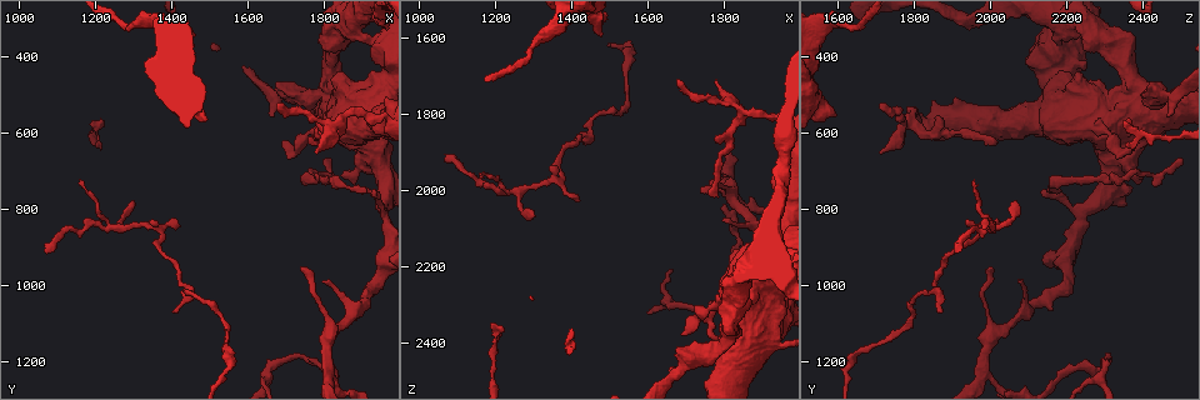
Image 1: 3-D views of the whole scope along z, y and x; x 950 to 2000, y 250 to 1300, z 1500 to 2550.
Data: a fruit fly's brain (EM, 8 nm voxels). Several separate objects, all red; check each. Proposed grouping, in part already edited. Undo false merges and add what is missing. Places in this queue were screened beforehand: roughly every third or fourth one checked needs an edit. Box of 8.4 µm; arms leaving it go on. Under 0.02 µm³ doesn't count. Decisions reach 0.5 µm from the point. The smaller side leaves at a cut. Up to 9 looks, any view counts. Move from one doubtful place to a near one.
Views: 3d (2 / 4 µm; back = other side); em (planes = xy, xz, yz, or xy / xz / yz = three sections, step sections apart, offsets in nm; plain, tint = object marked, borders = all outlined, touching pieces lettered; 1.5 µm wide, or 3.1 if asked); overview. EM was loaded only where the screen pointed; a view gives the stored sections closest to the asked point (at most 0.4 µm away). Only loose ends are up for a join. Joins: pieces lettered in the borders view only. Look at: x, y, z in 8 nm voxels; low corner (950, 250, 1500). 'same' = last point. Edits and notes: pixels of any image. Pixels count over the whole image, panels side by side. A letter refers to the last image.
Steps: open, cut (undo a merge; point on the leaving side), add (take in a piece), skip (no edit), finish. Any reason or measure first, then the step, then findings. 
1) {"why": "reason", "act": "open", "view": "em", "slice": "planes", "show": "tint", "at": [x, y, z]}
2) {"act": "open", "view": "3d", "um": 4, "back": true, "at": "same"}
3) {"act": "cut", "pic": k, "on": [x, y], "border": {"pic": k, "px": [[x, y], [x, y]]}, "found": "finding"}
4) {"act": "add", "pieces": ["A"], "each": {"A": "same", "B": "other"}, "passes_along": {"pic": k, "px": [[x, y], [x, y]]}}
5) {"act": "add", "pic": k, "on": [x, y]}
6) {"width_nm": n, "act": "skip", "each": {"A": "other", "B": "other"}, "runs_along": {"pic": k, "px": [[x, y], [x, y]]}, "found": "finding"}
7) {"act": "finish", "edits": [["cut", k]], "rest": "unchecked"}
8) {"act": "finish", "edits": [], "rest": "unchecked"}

{"why": "branch stops here", "act": "open", "view": "em", "slice": "xy", "step": 8, "show": "borders", "at": [1070, 905, 1910]}

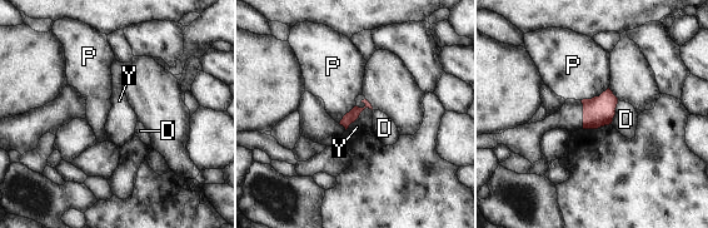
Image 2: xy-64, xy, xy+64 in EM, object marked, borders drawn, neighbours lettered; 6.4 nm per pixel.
{"why": "cut it another way", "act": "open", "view": "em", "slice": "planes", "show": "borders", "at": "same"}

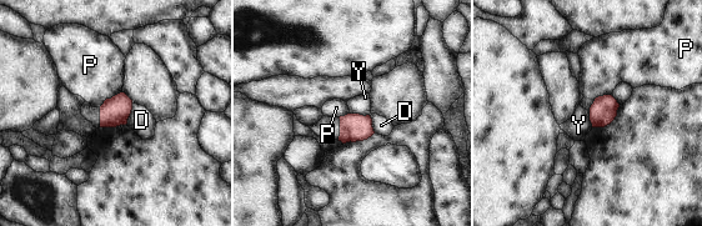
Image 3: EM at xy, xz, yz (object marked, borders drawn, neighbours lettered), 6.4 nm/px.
{"width_nm": 170, "act": "skip", "each": {"D": "other", "P": "other", "Y": "other"}, "border": {"pic": 3, "px": [[611, 94], [597, 96], [588, 110]]}, "found": "no lettered piece goes on from it"}

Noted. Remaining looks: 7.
{"why": "an open end", "act": "open", "view": "em", "slice": "planes", "show": "borders", "at": [1480, 555, 1585]}

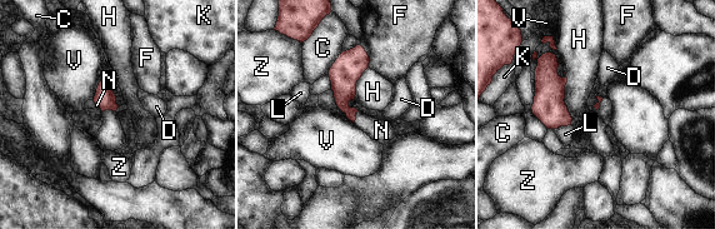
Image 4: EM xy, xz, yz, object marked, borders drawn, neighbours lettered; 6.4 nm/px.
{"longest_contact_nm": ["H", 360], "act": "add", "pieces": ["N"], "each": {"C": "other", "D": "other", "F": "other", "H": "other", "K": "other", "L": "other", "N": "same", "V": "other", "Z": "other"}, "found": "it goes on there"}

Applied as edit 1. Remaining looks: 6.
{"act": "open", "view": "overview"}

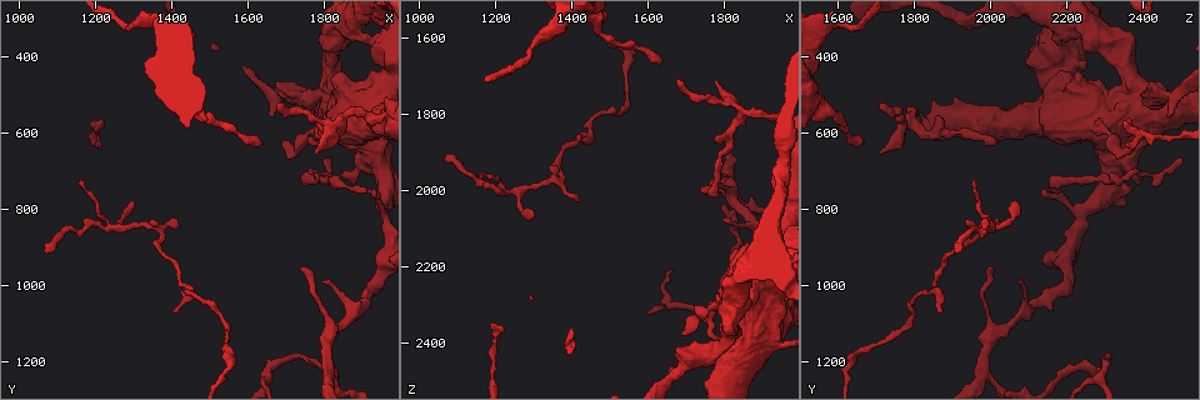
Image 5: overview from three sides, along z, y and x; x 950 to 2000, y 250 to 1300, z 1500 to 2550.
{"act": "open", "view": "3d", "um": 4, "at": [1800, 585, 2290]}

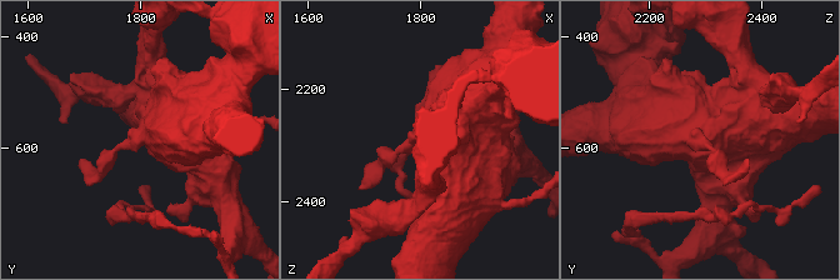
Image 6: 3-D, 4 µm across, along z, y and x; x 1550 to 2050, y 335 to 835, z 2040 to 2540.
{"why": "now the EM", "act": "open", "view": "em", "um": 3.1, "slice": "yz", "step": 8, "show": "tint", "at": [1795, 580, 2290]}

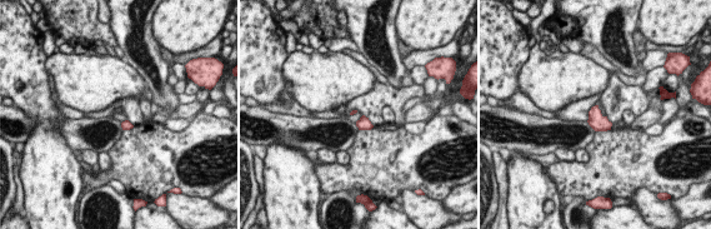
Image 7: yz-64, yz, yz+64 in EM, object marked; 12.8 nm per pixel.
{"why": "another direction", "act": "open", "view": "em", "um": 3.1, "slice": "planes", "show": "borders", "at": "same"}

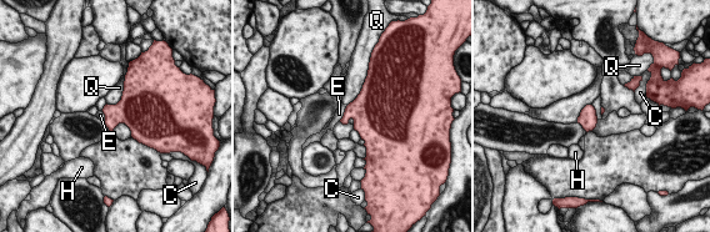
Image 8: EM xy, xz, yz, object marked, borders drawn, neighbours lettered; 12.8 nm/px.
{"width_nm": 240, "longest_contact_nm": ["Q", 480], "act": "skip", "each": {"C": "other", "E": "other", "H": "other", "Q": "other"}, "found": "all the same cell"}

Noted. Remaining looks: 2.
{"why": "sudden change in width", "act": "open", "view": "3d", "um": 4, "at": [1655, 1240, 2280]}

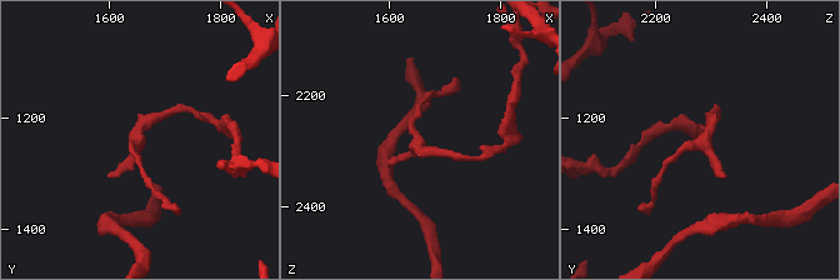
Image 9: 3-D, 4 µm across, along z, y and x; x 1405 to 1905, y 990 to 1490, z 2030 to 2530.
{"act": "open", "view": "em", "slice": "planes", "show": "borders", "at": [1655, 1240, 2285]}

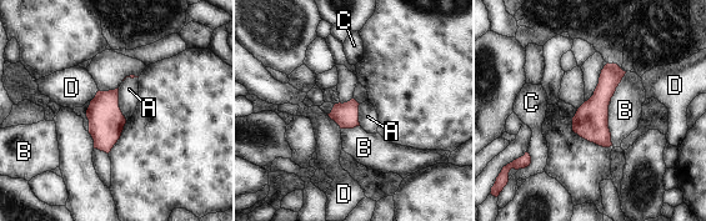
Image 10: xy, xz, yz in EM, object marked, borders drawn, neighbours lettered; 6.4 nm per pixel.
{"width_nm": 160, "act": "skip", "each": {"A": "other", "B": "other", "C": "other", "D": "other"}, "found": "continuous, no second cell"}

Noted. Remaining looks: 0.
{"act": "finish", "edits": [["add", 4]], "rest": "unchecked"}

